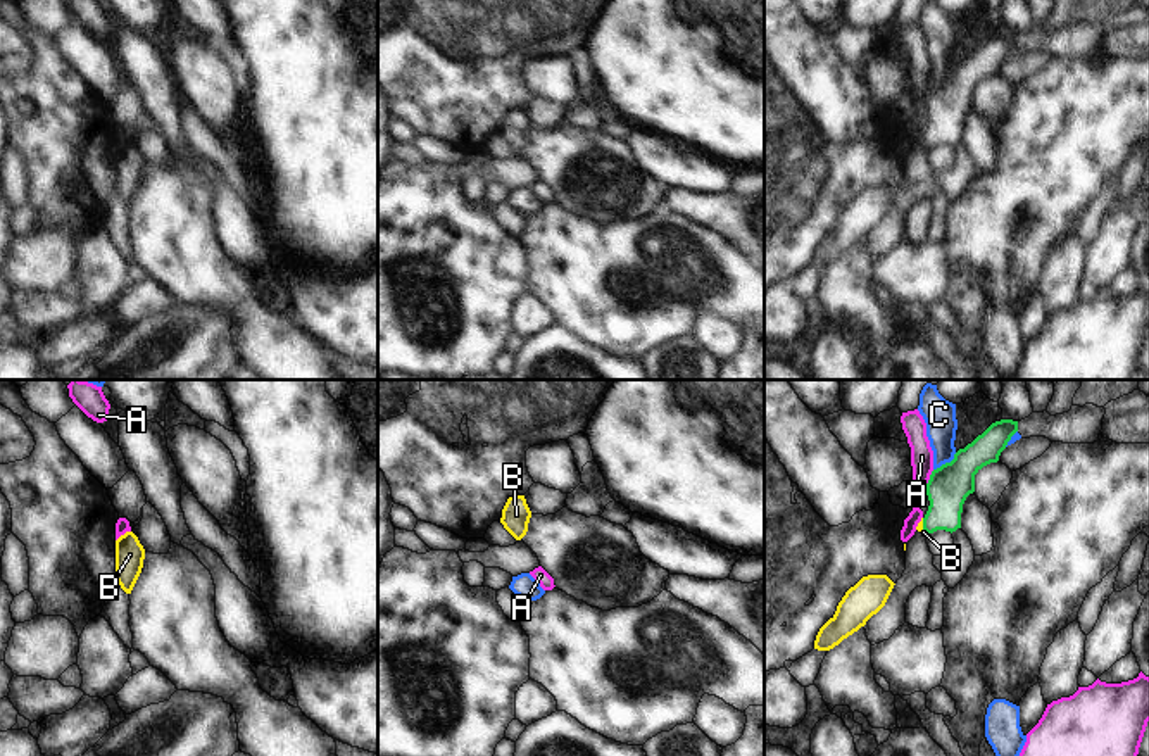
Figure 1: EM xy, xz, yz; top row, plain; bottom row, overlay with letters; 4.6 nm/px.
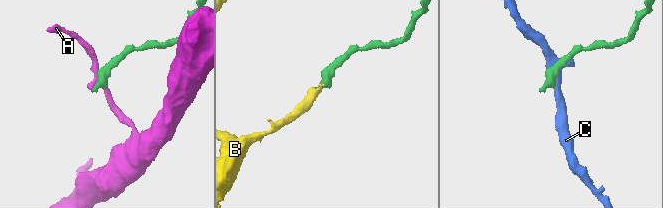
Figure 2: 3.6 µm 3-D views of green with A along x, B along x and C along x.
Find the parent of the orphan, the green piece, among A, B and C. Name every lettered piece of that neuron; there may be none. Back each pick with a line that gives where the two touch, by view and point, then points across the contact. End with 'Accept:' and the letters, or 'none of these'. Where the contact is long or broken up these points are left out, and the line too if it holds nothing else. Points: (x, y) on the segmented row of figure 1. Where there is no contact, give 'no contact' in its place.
B: yz (923, 527) | across yz (949, 485), (946, 504), (923, 527), (920, 525)
Accept: B

